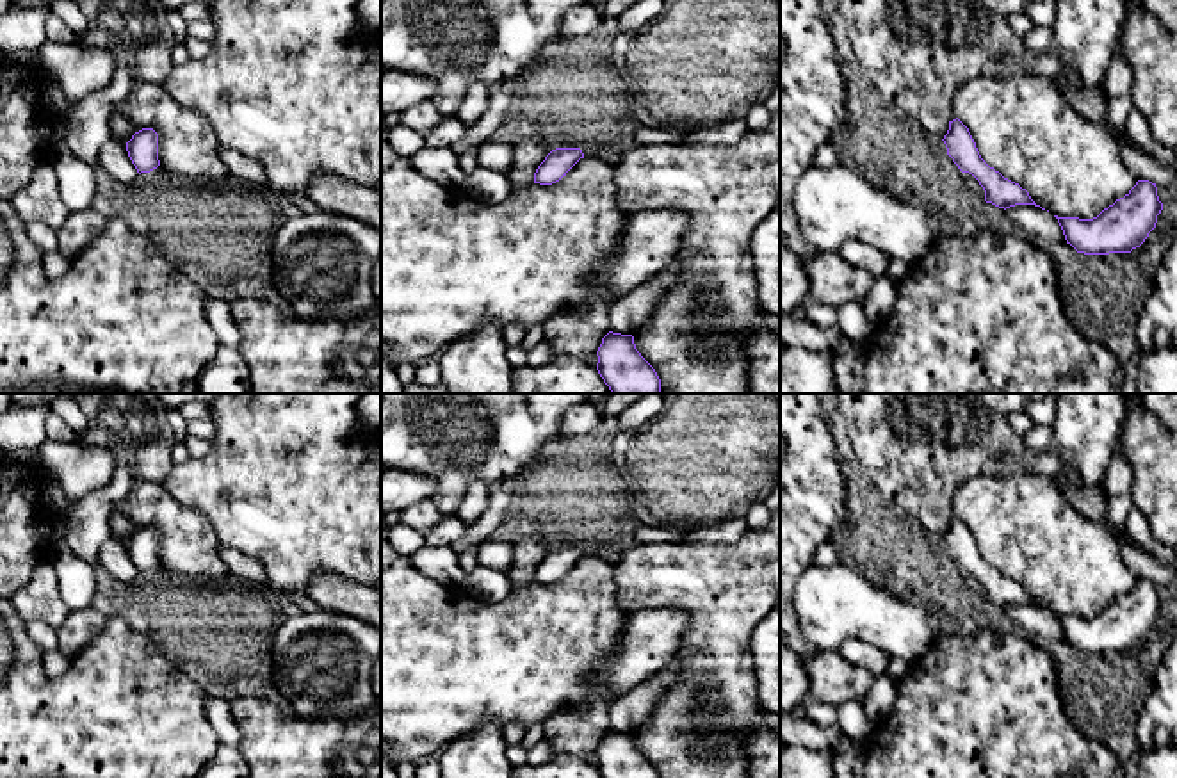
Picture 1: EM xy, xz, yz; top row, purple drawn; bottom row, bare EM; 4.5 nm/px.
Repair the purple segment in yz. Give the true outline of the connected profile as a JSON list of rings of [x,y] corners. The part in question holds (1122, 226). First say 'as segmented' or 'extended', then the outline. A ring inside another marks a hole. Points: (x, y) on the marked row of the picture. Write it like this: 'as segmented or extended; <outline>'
as segmented; [[[1156,183],[1136,185],[1093,219],[1058,217],[1067,244],[1084,255],[1131,253],[1156,228],[1163,203]]]

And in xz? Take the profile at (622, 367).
as segmented; [[[609,331],[597,356],[597,370],[613,393],[661,393],[661,379],[636,349],[632,335]]]

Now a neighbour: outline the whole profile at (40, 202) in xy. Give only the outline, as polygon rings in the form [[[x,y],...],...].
[[[48,160],[34,167],[28,185],[9,201],[27,224],[43,223],[55,231],[62,228],[69,215],[59,194],[57,173]]]

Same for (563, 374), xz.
[[[554,356],[541,367],[511,374],[513,393],[613,393],[597,367],[575,356]]]

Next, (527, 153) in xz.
[[[525,137],[513,144],[513,166],[506,173],[513,189],[522,189],[534,183],[538,166],[552,148],[534,137]]]

